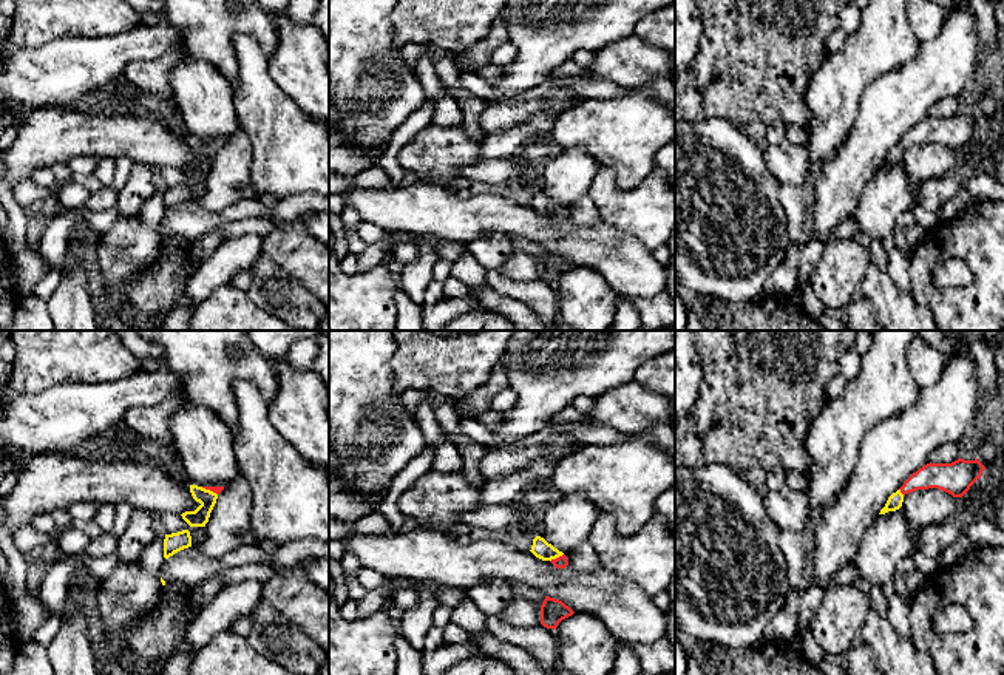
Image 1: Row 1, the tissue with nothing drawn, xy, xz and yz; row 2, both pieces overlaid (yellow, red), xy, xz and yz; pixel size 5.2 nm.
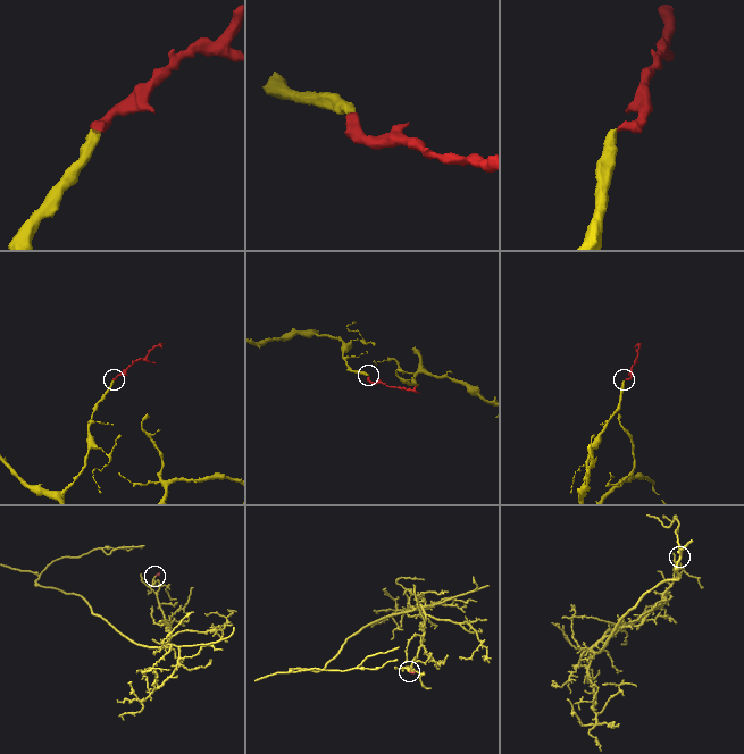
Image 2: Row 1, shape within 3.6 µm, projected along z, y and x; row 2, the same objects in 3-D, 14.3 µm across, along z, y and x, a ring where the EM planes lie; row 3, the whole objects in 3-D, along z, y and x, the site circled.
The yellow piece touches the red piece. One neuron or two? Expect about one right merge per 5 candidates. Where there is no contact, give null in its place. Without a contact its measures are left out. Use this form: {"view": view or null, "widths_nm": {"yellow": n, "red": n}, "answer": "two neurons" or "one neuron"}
{"view": "xz", "widths_nm": {"yellow": 100, "red": 60}, "answer": "one neuron"}

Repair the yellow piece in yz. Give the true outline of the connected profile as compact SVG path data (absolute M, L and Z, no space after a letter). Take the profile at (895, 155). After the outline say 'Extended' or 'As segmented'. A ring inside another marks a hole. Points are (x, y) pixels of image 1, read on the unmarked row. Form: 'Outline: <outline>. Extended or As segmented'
Outline: M958 113L951 117L927 117L913 127L904 139L893 147L879 168L896 165L902 161L904 150L916 144L938 142L953 151L962 151L981 131L985 120L978 114Z. Extended

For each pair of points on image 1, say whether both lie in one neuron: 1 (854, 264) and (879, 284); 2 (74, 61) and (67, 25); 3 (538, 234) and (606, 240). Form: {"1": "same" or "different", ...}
{"1": "different", "2": "different", "3": "same"}

